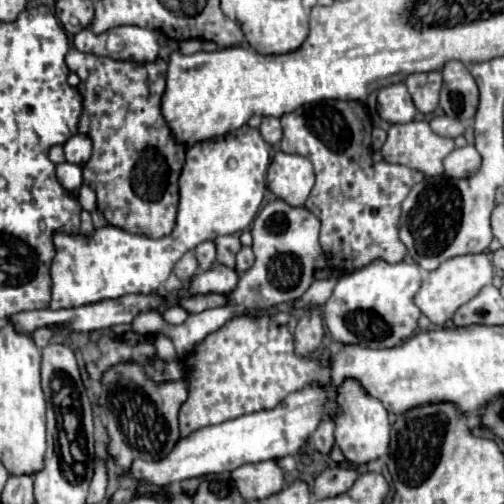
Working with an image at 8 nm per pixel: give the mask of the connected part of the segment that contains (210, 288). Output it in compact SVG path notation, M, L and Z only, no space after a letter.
M214 264L208 270L198 272L190 280L188 296L206 296L206 294L228 294L238 284L236 270L224 268L222 264Z

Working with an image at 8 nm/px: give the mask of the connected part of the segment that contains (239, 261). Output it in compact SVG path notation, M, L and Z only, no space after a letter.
M242 246L242 250L236 256L236 270L240 274L244 274L252 264L254 264L254 252L252 252L252 248L250 246Z

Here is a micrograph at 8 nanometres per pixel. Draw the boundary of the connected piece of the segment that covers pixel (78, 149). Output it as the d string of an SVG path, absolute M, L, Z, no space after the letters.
M84 134L72 136L64 144L64 156L66 156L66 162L84 166L92 156L92 140L88 136L84 136Z

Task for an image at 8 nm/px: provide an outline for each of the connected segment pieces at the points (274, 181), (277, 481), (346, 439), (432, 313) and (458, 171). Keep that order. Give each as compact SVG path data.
M276 152L268 170L268 188L292 206L304 206L314 186L312 162L298 154Z
M274 460L244 464L232 472L232 480L244 500L266 498L284 486L284 474Z
M346 378L336 388L336 404L338 404L338 412L334 416L334 424L336 424L334 434L336 434L336 444L344 452L346 460L358 466L384 456L390 440L390 420L380 400L372 398L358 380Z
M466 254L466 256L456 256L452 260L446 260L436 272L428 272L422 288L414 296L416 306L422 310L424 316L436 326L444 326L448 320L454 318L456 310L472 300L484 286L490 286L494 278L494 268L488 260L486 254Z
M468 144L464 148L456 148L444 158L446 174L454 176L454 178L472 176L472 172L476 172L480 168L480 164L482 164L482 156L472 144Z

